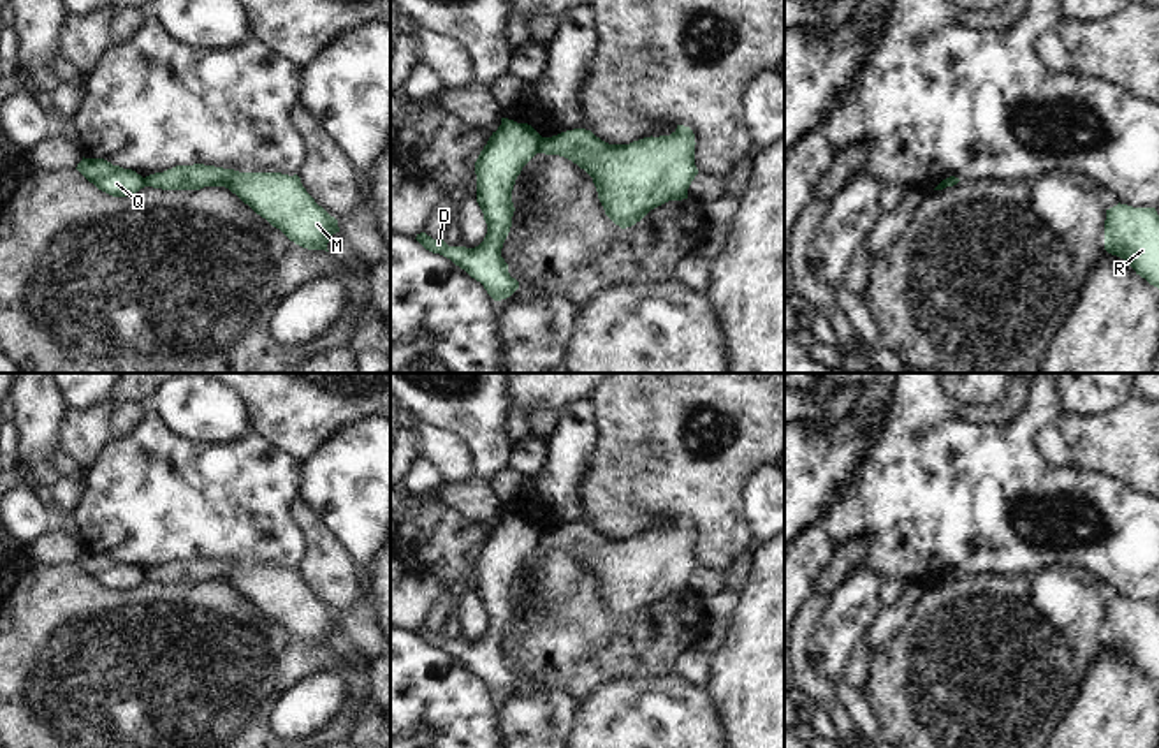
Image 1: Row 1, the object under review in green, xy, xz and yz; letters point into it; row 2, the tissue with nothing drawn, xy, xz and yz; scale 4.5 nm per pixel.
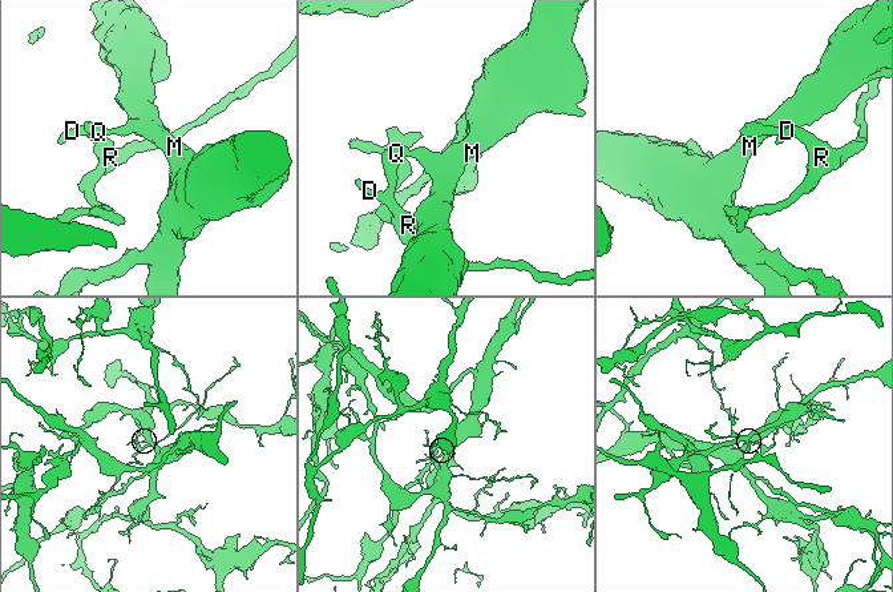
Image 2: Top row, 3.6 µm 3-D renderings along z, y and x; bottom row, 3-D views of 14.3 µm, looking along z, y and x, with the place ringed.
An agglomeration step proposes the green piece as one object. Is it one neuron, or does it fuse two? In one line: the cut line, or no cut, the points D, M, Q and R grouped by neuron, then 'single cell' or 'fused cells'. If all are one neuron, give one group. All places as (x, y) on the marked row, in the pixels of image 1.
cut in xz along (544, 138), (539, 152); D Q R / M; fused cells

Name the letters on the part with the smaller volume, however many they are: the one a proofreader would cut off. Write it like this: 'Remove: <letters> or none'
Remove: D, Q, R.

